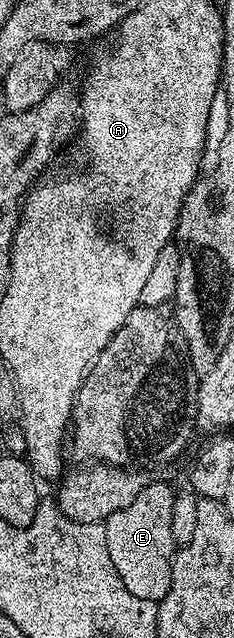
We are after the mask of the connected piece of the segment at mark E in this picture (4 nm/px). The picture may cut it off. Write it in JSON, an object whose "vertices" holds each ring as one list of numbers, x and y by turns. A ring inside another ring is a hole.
{"vertices":[[148,481,127,508,113,512,105,521,110,559,125,588,141,600,158,603,171,587,171,565,175,562,173,510,176,491,163,482]]}

